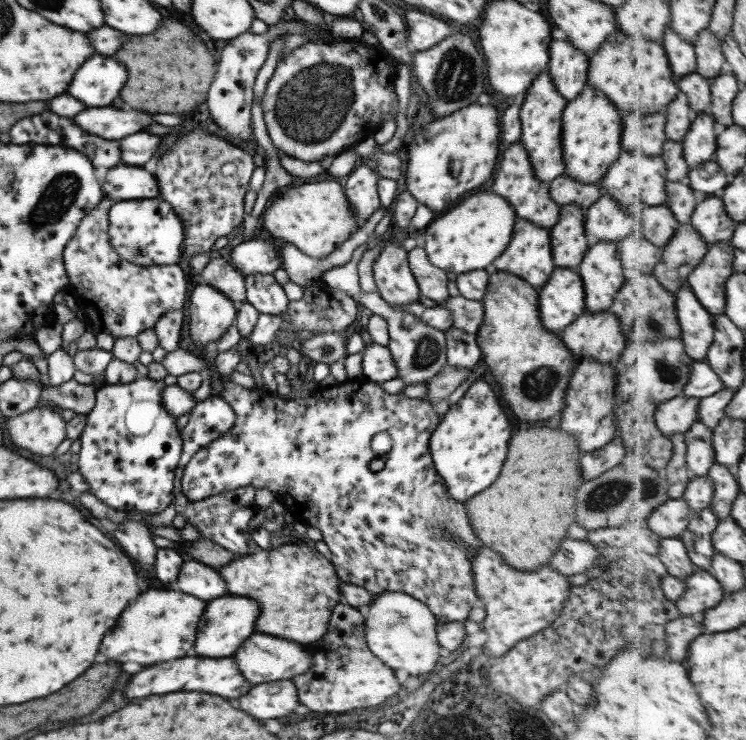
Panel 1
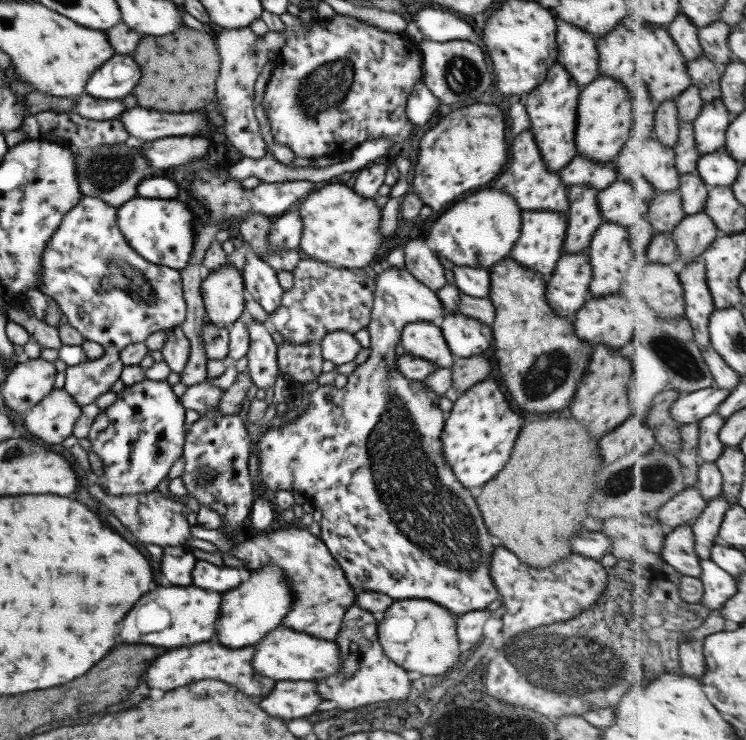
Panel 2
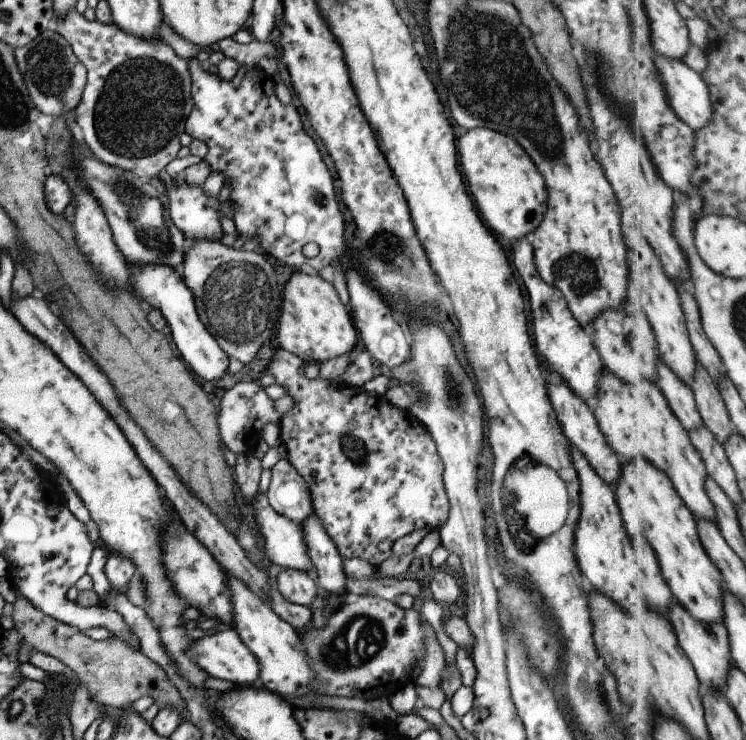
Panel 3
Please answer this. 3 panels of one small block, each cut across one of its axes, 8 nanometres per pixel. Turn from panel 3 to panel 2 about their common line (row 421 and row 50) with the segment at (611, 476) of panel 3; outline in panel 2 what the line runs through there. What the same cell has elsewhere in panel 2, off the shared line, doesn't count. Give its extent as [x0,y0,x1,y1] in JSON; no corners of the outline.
[555,24,600,88]

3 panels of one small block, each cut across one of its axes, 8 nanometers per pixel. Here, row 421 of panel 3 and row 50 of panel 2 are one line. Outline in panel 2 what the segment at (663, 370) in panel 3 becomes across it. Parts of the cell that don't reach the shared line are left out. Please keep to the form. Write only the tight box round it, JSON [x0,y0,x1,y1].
[667,13,704,63]

